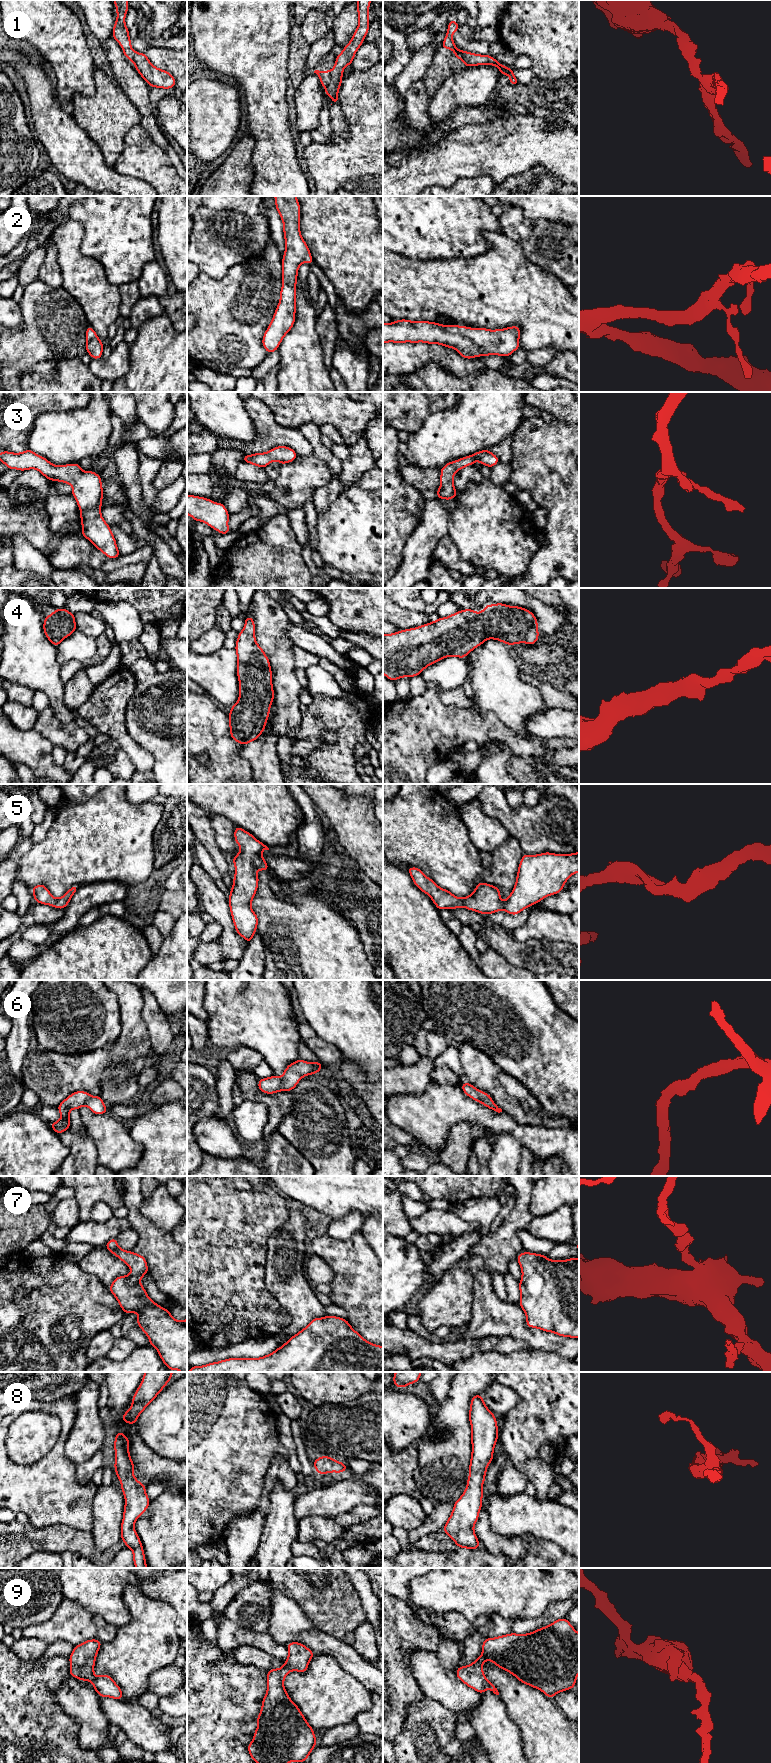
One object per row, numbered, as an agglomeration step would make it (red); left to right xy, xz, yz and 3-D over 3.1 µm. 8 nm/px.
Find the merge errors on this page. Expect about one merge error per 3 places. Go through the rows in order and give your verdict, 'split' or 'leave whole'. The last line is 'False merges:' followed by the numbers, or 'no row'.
1: split
2: leave whole
3: leave whole
4: leave whole
5: leave whole
6: leave whole
7: leave whole
8: leave whole
9: leave whole
False merges: 1

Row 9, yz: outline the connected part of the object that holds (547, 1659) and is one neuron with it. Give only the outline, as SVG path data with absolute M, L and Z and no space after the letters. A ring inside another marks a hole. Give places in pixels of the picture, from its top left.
M560 1618L528 1634L510 1633L486 1638L482 1643L481 1656L471 1665L459 1666L455 1673L460 1681L480 1694L489 1688L494 1694L499 1695L495 1685L490 1683L483 1673L482 1665L487 1659L514 1675L520 1682L553 1698L557 1693L575 1687L579 1673L579 1633L566 1618Z

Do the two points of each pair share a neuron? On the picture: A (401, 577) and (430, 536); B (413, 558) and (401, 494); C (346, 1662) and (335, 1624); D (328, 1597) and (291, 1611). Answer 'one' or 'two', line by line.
A: one
B: two
C: two
D: two

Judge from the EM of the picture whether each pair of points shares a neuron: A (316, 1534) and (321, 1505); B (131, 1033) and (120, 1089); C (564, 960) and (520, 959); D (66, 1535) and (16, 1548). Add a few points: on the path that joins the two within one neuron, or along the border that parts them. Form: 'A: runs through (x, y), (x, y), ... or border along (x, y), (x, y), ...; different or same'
A: border along (328, 1516), (306, 1516), (298, 1521); different
B: runs through (131, 1047), (131, 1053), (120, 1075); same
C: runs through (553, 957), (531, 957); same
D: runs through (54, 1538), (28, 1540); same

